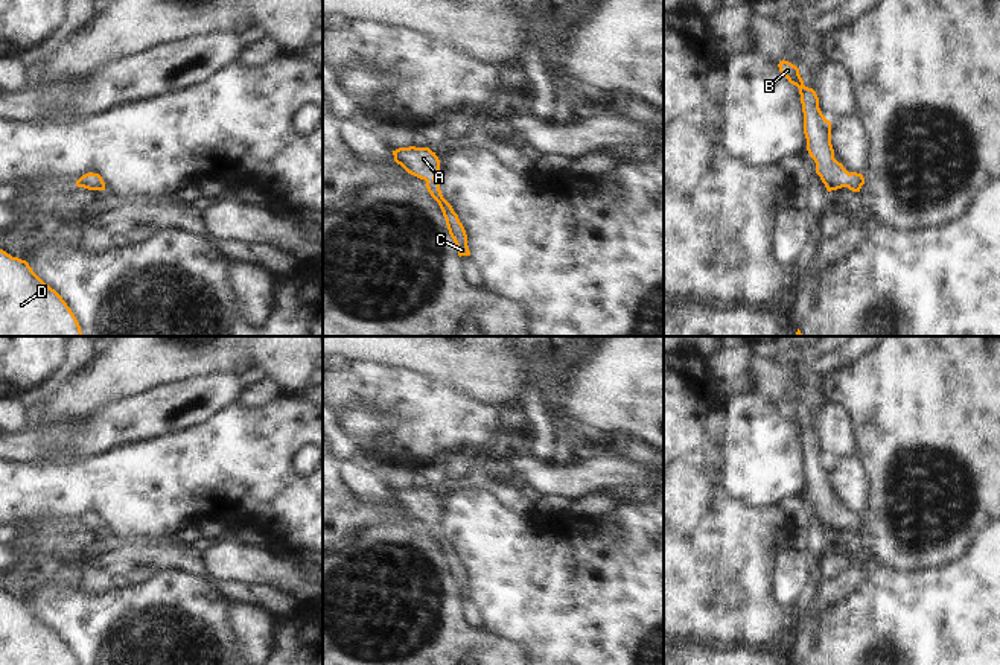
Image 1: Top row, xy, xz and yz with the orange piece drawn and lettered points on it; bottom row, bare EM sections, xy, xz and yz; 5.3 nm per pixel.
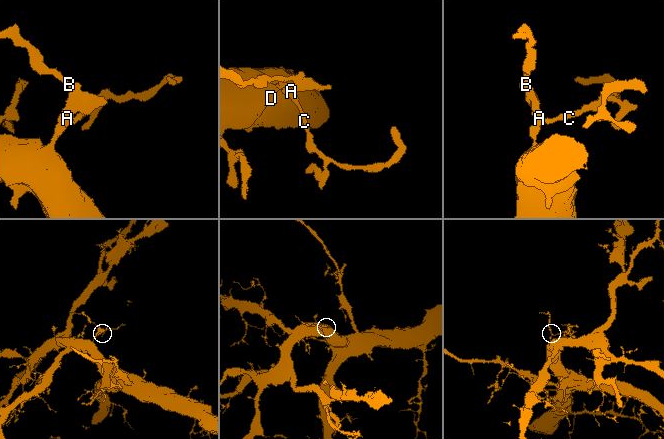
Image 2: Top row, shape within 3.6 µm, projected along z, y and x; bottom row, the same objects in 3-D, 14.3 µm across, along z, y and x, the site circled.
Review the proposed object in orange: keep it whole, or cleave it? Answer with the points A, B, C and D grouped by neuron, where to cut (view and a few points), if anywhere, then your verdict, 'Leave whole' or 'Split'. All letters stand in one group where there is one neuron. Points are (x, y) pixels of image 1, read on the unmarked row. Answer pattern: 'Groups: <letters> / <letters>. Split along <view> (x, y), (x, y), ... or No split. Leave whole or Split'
Groups: A B C D. No split. Leave whole

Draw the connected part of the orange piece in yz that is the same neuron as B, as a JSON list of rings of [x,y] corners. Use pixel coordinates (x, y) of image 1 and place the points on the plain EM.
[[[782,400],[778,408],[788,423],[799,429],[807,492],[814,501],[816,514],[820,517],[826,531],[831,533],[848,528],[852,533],[860,533],[865,525],[863,516],[857,513],[849,514],[843,505],[834,499],[831,463],[822,455],[816,432],[804,426],[799,409],[791,403]]]

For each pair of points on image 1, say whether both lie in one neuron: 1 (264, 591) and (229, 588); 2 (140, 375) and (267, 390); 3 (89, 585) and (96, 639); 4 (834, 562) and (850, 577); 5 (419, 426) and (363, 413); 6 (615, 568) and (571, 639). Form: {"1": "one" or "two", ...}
{"1": "one", "2": "two", "3": "two", "4": "two", "5": "two", "6": "one"}

